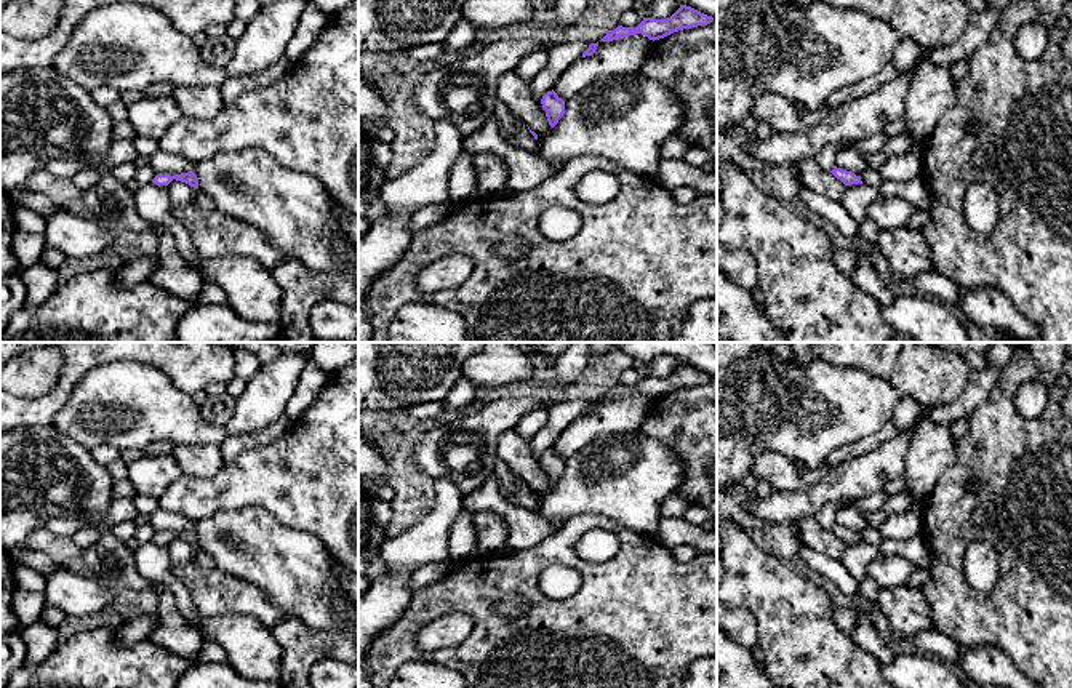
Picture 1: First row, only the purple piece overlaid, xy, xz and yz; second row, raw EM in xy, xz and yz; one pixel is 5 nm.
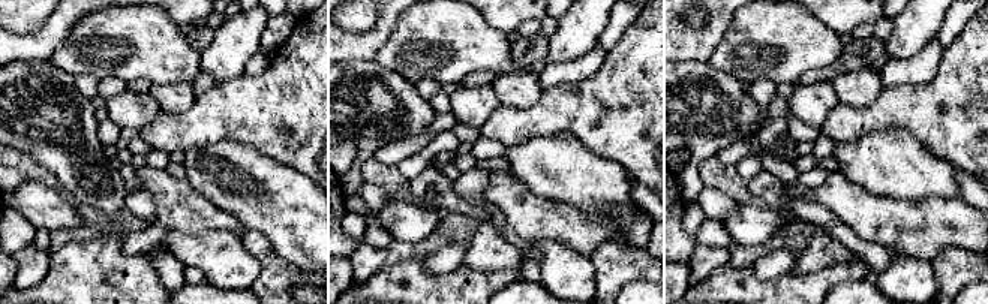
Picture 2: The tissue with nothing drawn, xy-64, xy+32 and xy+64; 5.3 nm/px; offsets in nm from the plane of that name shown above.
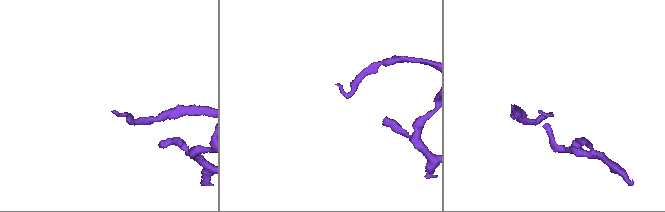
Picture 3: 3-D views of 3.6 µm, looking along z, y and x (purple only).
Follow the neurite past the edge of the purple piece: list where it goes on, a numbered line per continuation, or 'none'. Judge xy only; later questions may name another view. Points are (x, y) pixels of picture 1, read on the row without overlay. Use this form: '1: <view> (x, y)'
none

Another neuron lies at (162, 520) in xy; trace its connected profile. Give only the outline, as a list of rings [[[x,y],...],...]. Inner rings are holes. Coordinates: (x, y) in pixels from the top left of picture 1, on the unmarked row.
[[[160,507],[149,514],[149,523],[157,530],[157,533],[170,533],[170,534],[195,528],[195,523],[190,522],[187,517],[176,512],[168,512]]]

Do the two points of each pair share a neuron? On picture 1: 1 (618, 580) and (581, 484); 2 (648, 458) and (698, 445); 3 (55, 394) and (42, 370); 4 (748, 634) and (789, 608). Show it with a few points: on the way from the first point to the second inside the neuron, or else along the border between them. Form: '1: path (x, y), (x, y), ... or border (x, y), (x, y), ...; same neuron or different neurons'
1: border (562, 524), (572, 517), (597, 514), (626, 530); different neurons
2: border (640, 431), (661, 440), (684, 466), (679, 488); different neurons
3: border (63, 359), (47, 392), (16, 396); different neurons
4: border (733, 607), (743, 607), (752, 615), (757, 645); different neurons

